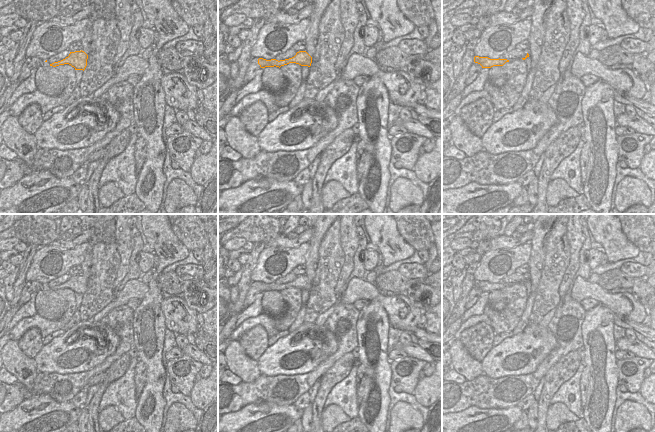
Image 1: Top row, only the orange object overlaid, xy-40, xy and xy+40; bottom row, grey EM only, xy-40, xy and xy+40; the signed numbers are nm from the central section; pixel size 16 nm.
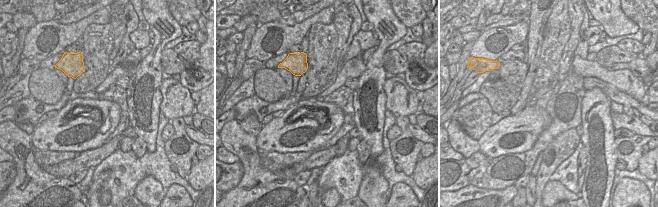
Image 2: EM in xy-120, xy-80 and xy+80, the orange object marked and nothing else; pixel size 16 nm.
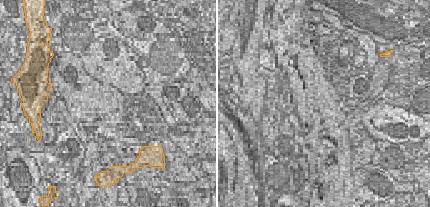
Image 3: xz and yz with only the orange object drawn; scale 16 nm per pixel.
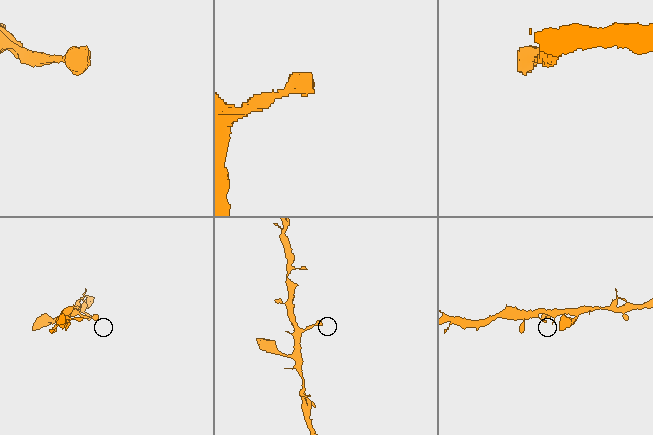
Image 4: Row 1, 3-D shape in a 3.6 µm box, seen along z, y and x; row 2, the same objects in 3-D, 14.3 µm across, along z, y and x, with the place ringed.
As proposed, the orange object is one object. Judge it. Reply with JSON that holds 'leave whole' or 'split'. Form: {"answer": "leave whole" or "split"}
{"answer": "leave whole"}

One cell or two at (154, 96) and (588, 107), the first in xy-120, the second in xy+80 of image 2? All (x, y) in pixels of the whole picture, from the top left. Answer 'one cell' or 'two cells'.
one cell

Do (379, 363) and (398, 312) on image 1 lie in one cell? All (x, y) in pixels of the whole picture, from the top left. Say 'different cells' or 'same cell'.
different cells

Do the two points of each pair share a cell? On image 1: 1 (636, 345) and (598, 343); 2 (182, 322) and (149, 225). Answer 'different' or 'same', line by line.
1: different
2: different

